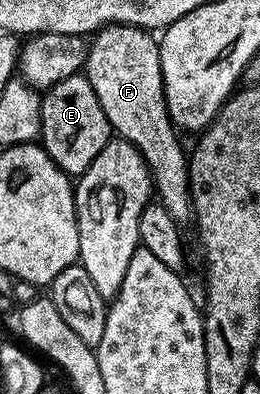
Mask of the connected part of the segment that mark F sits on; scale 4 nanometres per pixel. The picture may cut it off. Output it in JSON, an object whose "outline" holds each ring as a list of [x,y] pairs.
{"outline":[[[111,23],[98,28],[93,32],[88,43],[84,74],[86,80],[92,85],[92,89],[96,89],[100,109],[104,109],[117,138],[127,139],[150,166],[150,177],[157,202],[162,203],[164,209],[168,209],[168,213],[172,213],[172,217],[178,224],[186,225],[186,222],[191,222],[194,203],[190,199],[188,155],[185,150],[182,152],[182,145],[178,141],[179,132],[171,123],[170,114],[166,108],[166,98],[162,88],[160,53],[155,36],[149,31],[143,31],[141,27],[125,27],[122,23]]]}

